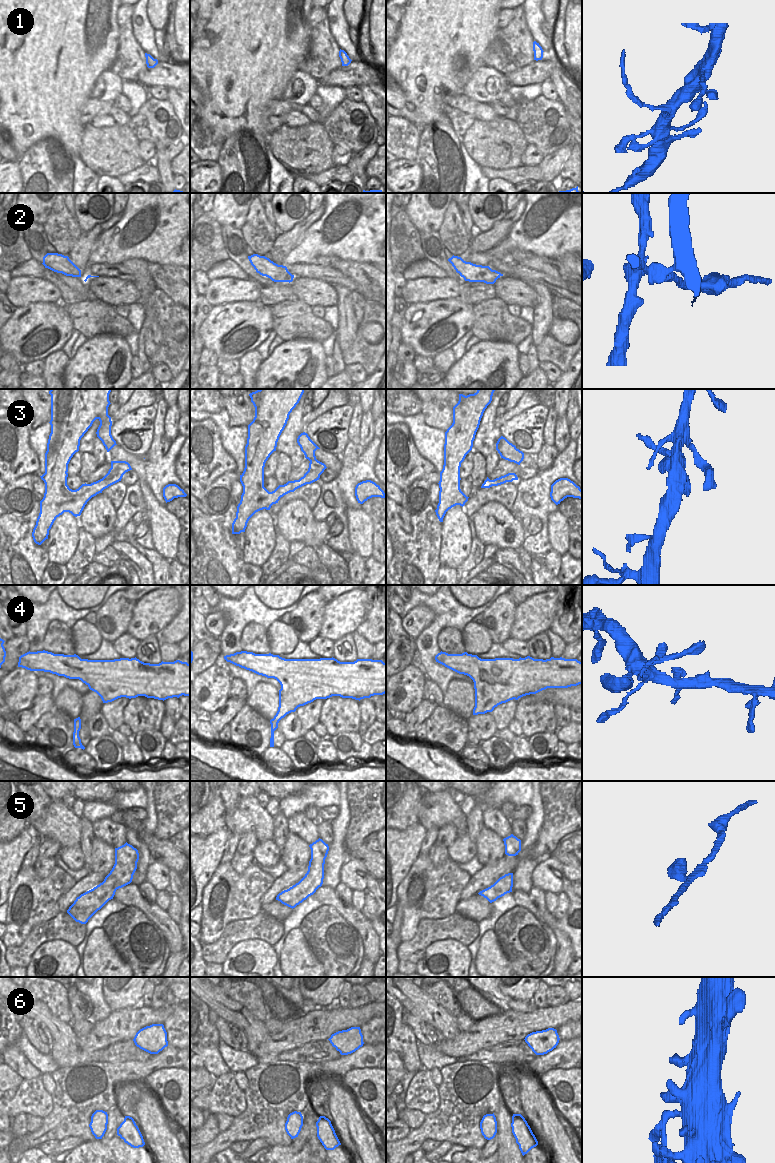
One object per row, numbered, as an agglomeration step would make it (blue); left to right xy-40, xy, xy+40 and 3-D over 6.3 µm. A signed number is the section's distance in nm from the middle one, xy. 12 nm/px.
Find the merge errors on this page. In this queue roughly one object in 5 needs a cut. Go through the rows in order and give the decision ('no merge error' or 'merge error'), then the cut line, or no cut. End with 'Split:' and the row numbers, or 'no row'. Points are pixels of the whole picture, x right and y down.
1: no merge error; cut none
2: no merge error; cut none
3: no merge error; cut none
4: no merge error; cut none
5: no merge error; cut none
6: no merge error; cut none
Split: no row

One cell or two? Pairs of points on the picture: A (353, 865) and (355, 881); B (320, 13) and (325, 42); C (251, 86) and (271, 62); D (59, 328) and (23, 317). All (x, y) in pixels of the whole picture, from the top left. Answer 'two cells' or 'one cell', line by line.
A: one cell
B: two cells
C: one cell
D: one cell

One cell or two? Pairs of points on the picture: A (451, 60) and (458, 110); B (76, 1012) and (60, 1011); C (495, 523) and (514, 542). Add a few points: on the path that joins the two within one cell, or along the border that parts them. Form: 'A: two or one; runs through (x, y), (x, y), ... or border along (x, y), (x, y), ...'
A: two; border along (463, 93), (444, 98), (446, 116)
B: two; border along (67, 989), (68, 1006), (72, 1019)
C: one; runs through (502, 530), (504, 540), (507, 542)

